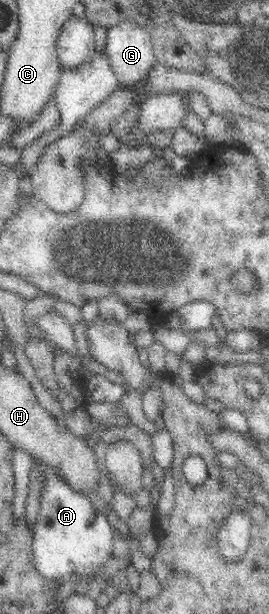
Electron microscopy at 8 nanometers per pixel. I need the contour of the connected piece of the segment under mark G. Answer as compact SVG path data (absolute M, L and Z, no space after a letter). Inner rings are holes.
M128 19L109 29L105 46L119 86L138 84L156 64L151 36Z

